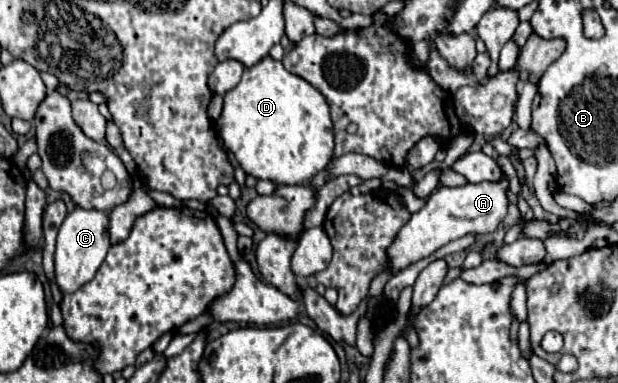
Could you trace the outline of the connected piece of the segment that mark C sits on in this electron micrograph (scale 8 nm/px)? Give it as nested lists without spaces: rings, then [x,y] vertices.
[[[76,207],[62,223],[58,237],[56,237],[56,253],[54,253],[54,267],[56,267],[56,283],[62,293],[74,293],[82,285],[86,285],[102,265],[106,253],[110,249],[108,239],[108,215],[96,209],[82,209]]]

